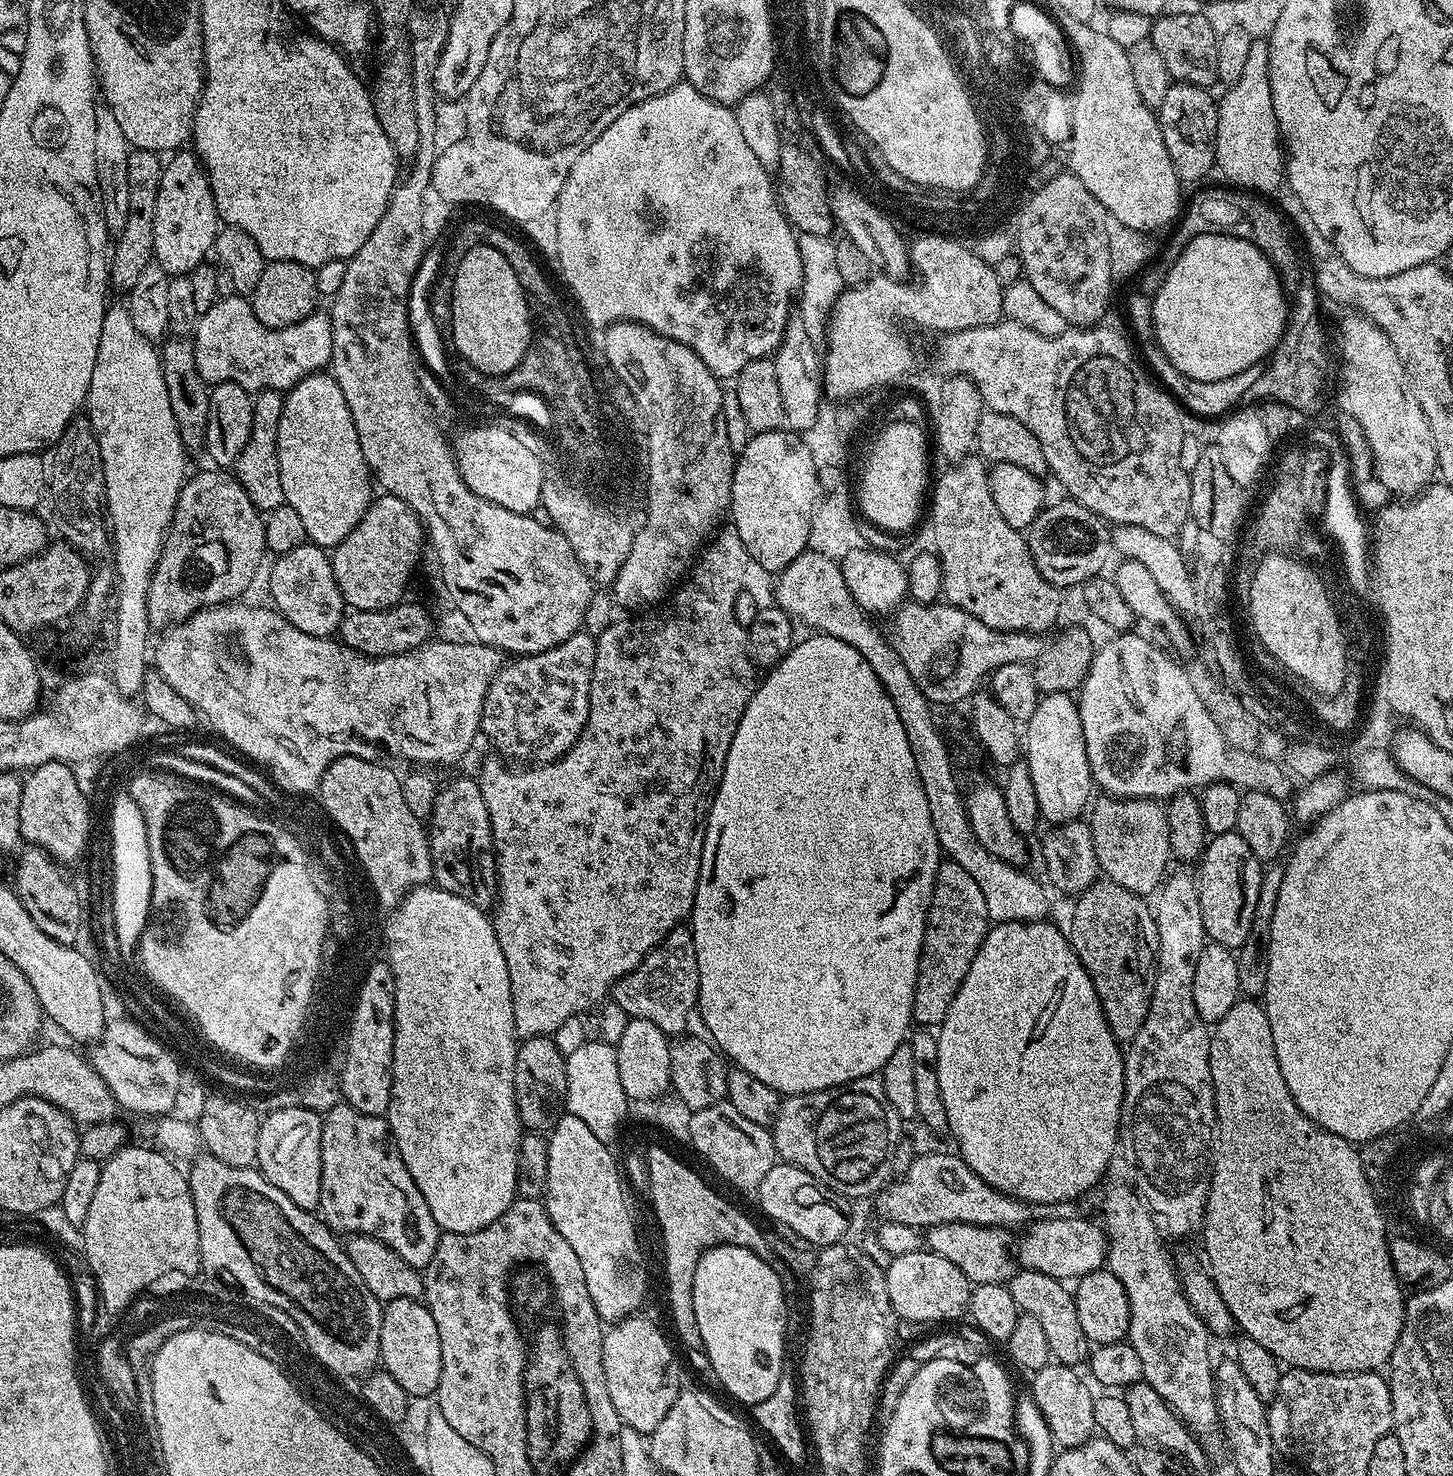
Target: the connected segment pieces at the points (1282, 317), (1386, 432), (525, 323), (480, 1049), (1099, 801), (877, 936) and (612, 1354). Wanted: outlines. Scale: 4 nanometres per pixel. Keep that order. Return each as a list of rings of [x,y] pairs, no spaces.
[[[1205,230],[1200,236],[1195,236],[1189,244],[1180,252],[1177,260],[1171,261],[1169,274],[1162,283],[1160,289],[1152,296],[1153,304],[1153,330],[1154,340],[1160,345],[1165,358],[1186,375],[1187,378],[1201,379],[1202,382],[1215,382],[1219,379],[1228,378],[1231,375],[1239,374],[1247,367],[1254,367],[1261,362],[1267,361],[1268,357],[1276,351],[1276,344],[1284,337],[1284,327],[1288,325],[1290,315],[1290,300],[1284,290],[1284,285],[1280,282],[1280,274],[1269,260],[1267,254],[1258,250],[1250,242],[1231,234],[1223,236],[1220,232]]]
[[[1348,314],[1340,320],[1340,364],[1344,367],[1344,377],[1340,380],[1340,400],[1343,411],[1357,419],[1366,432],[1366,439],[1373,451],[1375,477],[1382,480],[1396,498],[1419,496],[1425,488],[1437,479],[1436,447],[1434,434],[1430,434],[1430,422],[1422,414],[1422,406],[1412,389],[1410,378],[1398,358],[1398,350],[1386,338],[1383,328],[1379,328],[1370,318],[1359,314]]]
[[[479,244],[477,248],[463,253],[459,257],[460,265],[456,268],[456,277],[450,280],[452,286],[452,318],[450,344],[456,347],[456,356],[470,362],[485,376],[501,377],[514,370],[520,362],[532,338],[532,318],[528,311],[527,299],[524,297],[514,266],[496,248]]]
[[[435,886],[413,888],[395,908],[391,909],[388,925],[382,928],[383,943],[388,943],[386,959],[394,974],[394,1062],[392,1063],[392,1097],[386,1113],[388,1126],[392,1130],[392,1138],[398,1146],[398,1154],[402,1154],[402,1162],[406,1162],[406,1170],[410,1170],[410,1178],[414,1178],[414,1186],[422,1190],[422,1198],[426,1198],[426,1206],[430,1206],[430,1214],[434,1214],[434,1222],[441,1232],[454,1234],[470,1234],[490,1226],[511,1206],[518,1196],[518,1158],[520,1157],[520,1137],[522,1125],[518,1106],[514,1098],[514,1066],[518,1037],[514,1022],[514,1002],[510,990],[510,974],[506,970],[506,958],[502,954],[502,946],[498,946],[496,931],[492,928],[489,913],[485,909],[466,902],[466,898],[458,898],[458,894],[450,894]]]
[[[1100,794],[1095,797],[1086,822],[1094,838],[1097,869],[1118,886],[1126,886],[1126,890],[1139,896],[1151,897],[1164,883],[1172,856],[1167,811],[1155,799],[1120,799]]]
[[[823,634],[809,636],[812,636],[809,640],[804,640],[801,644],[799,641],[791,647],[779,664],[767,673],[769,676],[765,680],[763,677],[759,681],[756,693],[750,698],[750,702],[738,722],[734,742],[730,742],[730,750],[726,754],[726,766],[720,779],[720,788],[716,791],[716,797],[712,799],[712,808],[708,812],[708,823],[704,830],[704,845],[702,846],[702,862],[698,874],[698,890],[690,917],[694,954],[698,954],[698,978],[700,979],[698,1016],[704,1019],[704,1024],[708,1027],[709,1033],[707,1032],[707,1035],[735,1067],[746,1070],[746,1074],[754,1074],[754,1078],[758,1078],[758,1082],[766,1082],[766,1086],[779,1092],[781,1097],[810,1094],[818,1090],[842,1086],[846,1082],[854,1082],[858,1078],[877,1075],[880,1069],[886,1066],[890,1054],[894,1054],[894,1050],[898,1050],[898,1046],[905,1043],[914,1024],[912,1003],[916,993],[920,947],[924,941],[924,923],[928,917],[936,871],[942,863],[938,834],[934,834],[934,822],[930,818],[930,802],[926,802],[926,790],[922,790],[922,778],[918,778],[918,766],[914,766],[914,754],[910,750],[910,742],[906,738],[906,730],[902,730],[902,718],[898,718],[898,710],[894,706],[894,702],[890,702],[882,682],[878,682],[878,674],[874,674],[874,670],[870,670],[870,662],[866,662],[866,658],[862,658],[862,654],[858,654],[858,650],[854,650],[854,646],[833,636]]]
[[[633,1314],[624,1320],[617,1320],[605,1331],[602,1366],[606,1374],[606,1390],[610,1390],[610,1402],[614,1402],[614,1410],[621,1424],[632,1426],[640,1433],[651,1434],[658,1426],[658,1422],[666,1418],[670,1406],[674,1406],[674,1402],[680,1397],[680,1364],[676,1361],[663,1330],[654,1321],[647,1320],[644,1314]]]

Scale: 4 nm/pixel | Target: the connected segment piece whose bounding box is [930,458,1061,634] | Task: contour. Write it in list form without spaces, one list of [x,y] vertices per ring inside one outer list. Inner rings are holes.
[[[967,458],[945,468],[945,472],[937,480],[935,477],[934,487],[930,492],[932,536],[936,539],[934,552],[940,557],[944,575],[943,599],[974,614],[974,618],[986,622],[986,626],[1003,632],[1047,633],[1047,628],[1060,616],[1061,593],[1055,584],[1046,582],[1046,578],[1038,574],[1038,566],[1034,566],[1025,533],[1008,525],[998,506],[994,506],[985,461],[980,458]]]

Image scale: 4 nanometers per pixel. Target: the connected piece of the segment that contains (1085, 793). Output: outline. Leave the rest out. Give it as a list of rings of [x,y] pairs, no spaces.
[[[1049,692],[1041,695],[1034,714],[1030,714],[1026,722],[1022,756],[1028,761],[1030,778],[1034,781],[1034,795],[1038,797],[1041,821],[1059,826],[1081,819],[1093,799],[1094,783],[1090,761],[1086,756],[1079,706],[1069,693]]]

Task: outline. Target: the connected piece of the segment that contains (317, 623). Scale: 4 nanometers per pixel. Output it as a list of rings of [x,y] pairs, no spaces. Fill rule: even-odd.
[[[309,542],[298,546],[298,550],[279,553],[273,560],[276,561],[268,572],[268,592],[275,611],[298,626],[302,634],[331,637],[346,614],[346,605],[334,578],[331,555]]]

